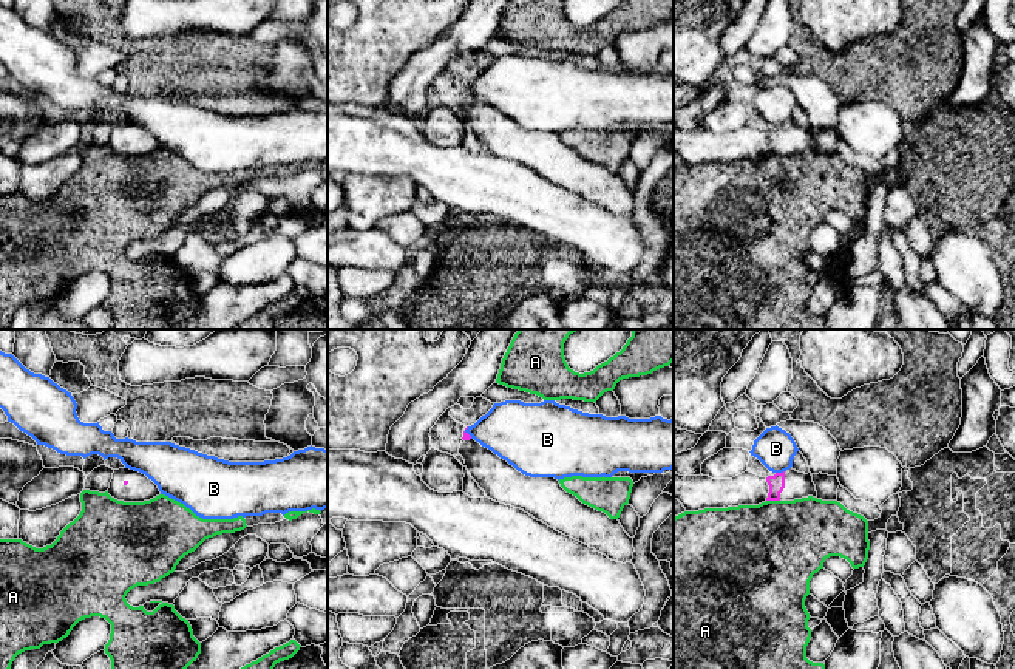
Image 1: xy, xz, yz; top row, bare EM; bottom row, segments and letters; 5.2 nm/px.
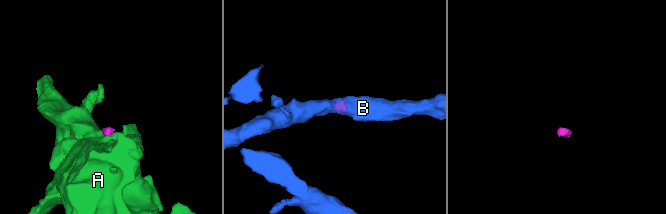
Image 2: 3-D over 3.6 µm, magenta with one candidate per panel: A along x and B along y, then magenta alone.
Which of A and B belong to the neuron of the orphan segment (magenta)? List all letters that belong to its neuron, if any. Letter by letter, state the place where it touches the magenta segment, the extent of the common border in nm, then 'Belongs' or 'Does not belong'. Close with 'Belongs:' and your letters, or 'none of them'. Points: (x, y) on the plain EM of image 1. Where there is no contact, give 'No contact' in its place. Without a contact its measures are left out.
A: Touches magenta at yz (773, 153). Shared border 70 nm. Does not belong
B: Touches magenta at yz (779, 127). Shared border 50 nm. Does not belong
Belongs: none of them

